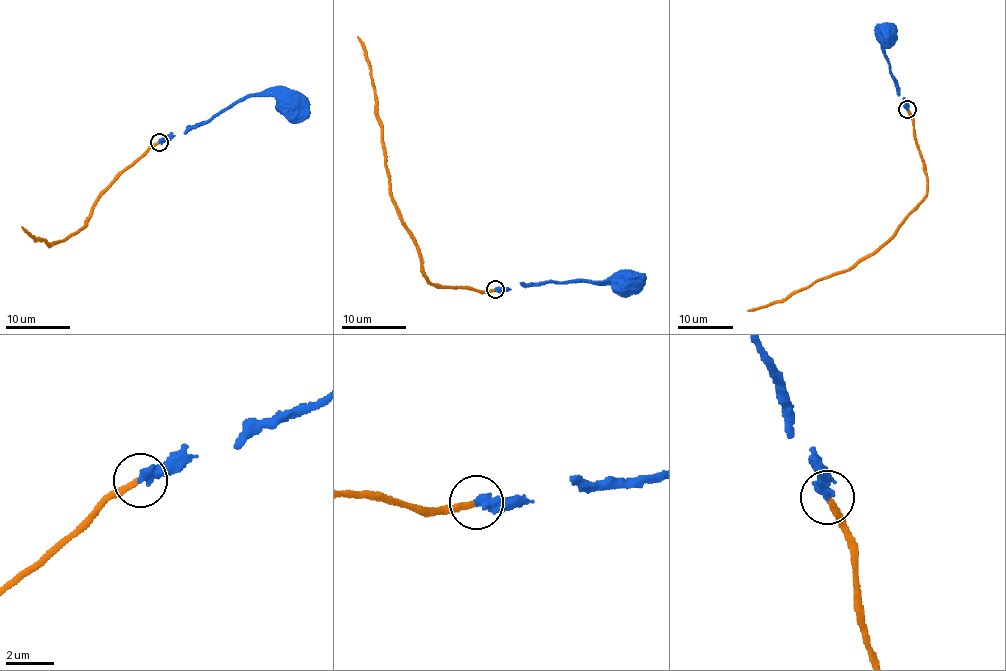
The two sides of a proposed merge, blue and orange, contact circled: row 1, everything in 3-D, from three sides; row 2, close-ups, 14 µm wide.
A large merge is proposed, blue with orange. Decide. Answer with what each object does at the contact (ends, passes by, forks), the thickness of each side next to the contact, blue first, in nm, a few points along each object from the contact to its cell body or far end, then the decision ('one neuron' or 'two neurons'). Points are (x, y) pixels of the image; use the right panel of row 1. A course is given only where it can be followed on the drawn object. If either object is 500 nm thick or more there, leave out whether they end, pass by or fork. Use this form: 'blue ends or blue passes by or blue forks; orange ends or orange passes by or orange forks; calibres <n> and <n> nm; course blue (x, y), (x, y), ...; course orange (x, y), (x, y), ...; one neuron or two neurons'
blue ends; orange ends; calibres 400 and 260 nm; course blue (907, 109), (883, 53), (881, 31), (883, 34); course orange (907, 110), (927, 179), (923, 200), (877, 249), (845, 271), (819, 278), (780, 301), (748, 310); one neuron

